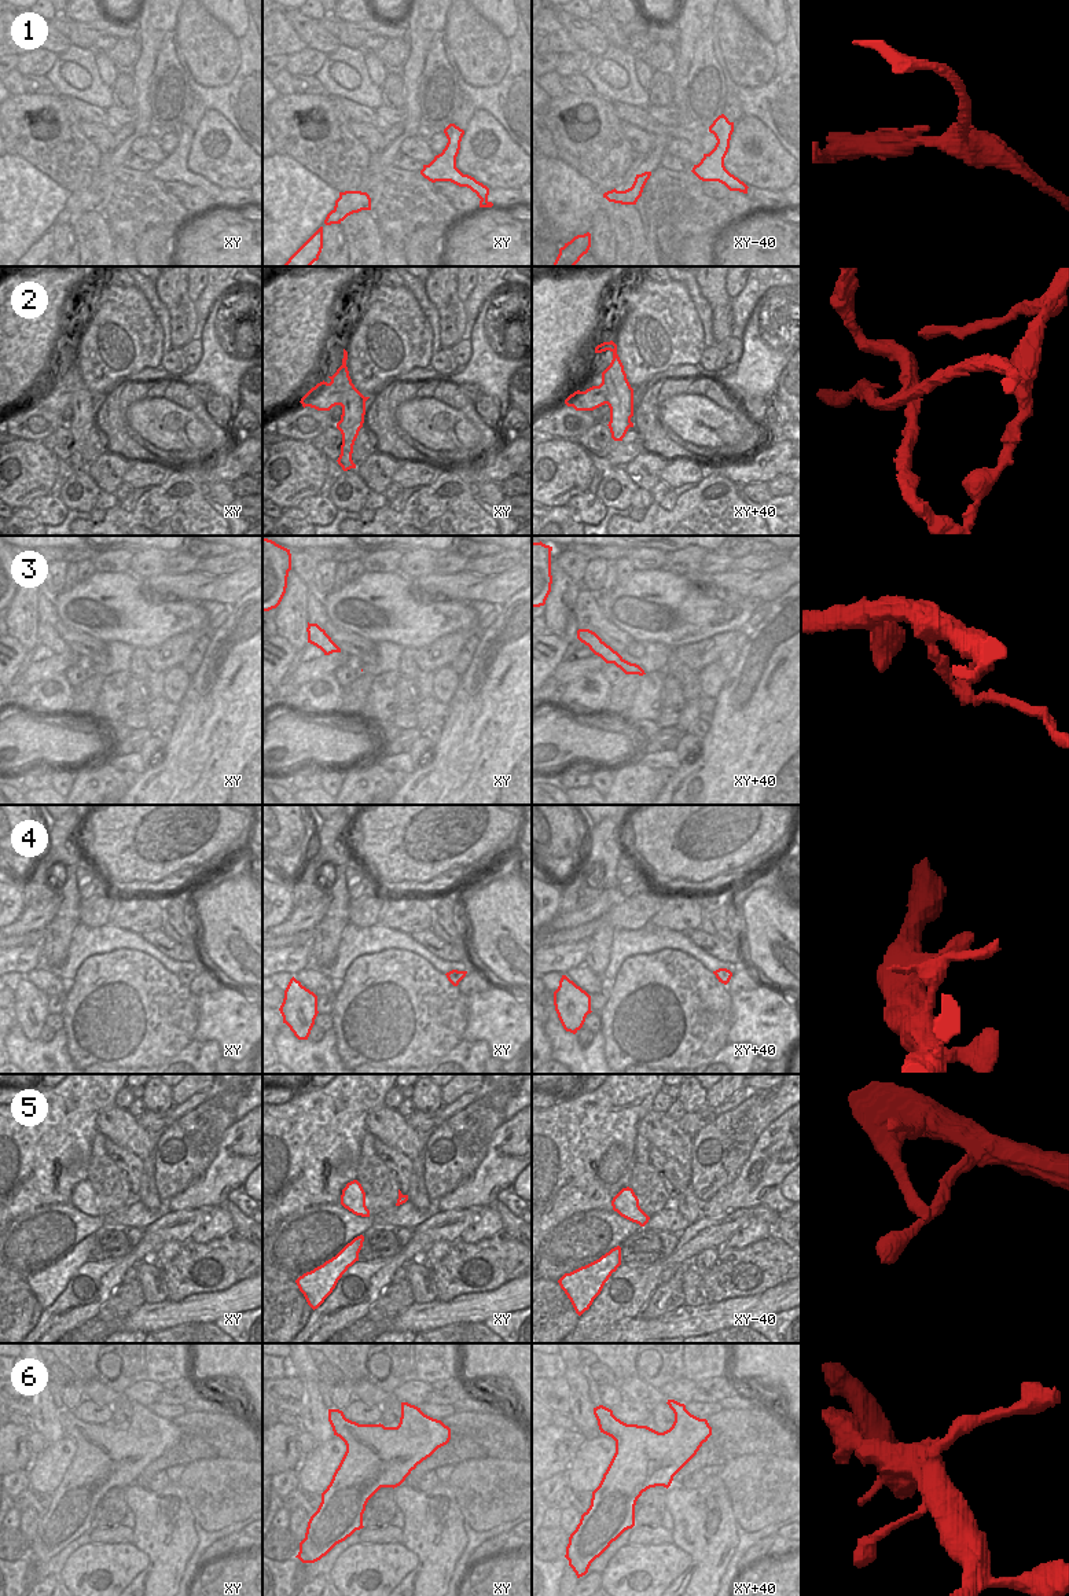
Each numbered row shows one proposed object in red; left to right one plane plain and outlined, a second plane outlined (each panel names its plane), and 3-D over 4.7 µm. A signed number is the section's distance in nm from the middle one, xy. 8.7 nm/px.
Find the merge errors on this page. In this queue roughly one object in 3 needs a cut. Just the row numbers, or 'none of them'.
2, 3

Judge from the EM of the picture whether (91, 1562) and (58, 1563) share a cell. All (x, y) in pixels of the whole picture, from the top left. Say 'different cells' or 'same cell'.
different cells

